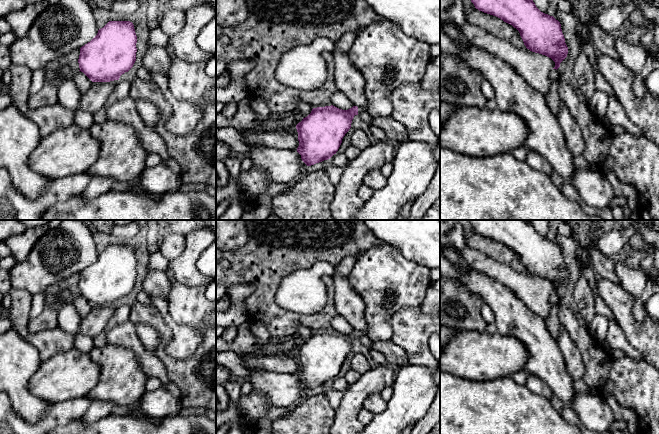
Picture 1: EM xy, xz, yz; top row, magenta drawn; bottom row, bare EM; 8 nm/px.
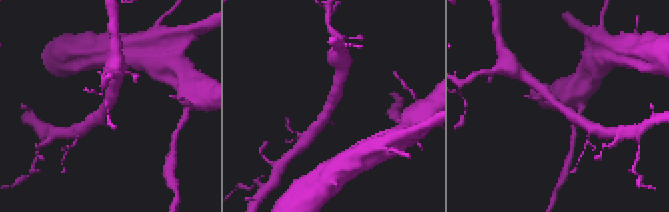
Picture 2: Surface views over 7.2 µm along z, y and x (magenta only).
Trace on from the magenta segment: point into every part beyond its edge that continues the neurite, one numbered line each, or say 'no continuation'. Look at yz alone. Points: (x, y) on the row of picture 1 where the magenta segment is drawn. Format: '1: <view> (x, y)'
1: yz (554, 74)

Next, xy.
no continuation

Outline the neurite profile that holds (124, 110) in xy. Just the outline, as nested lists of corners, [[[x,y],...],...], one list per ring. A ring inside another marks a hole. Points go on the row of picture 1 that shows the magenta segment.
[[[130,96],[118,100],[106,111],[106,120],[121,122],[135,129],[146,152],[158,154],[163,163],[170,157],[164,139],[143,122],[136,109],[136,103]]]

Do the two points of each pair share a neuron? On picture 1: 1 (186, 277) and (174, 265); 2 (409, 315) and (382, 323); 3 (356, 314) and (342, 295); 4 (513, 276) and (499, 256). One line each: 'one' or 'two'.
1: one
2: two
3: one
4: two

